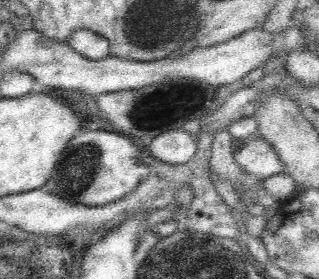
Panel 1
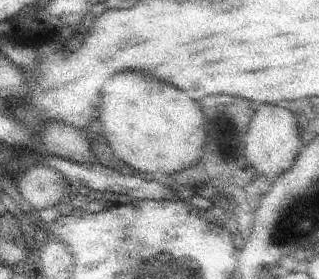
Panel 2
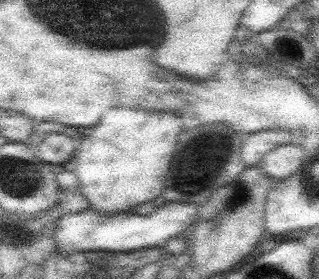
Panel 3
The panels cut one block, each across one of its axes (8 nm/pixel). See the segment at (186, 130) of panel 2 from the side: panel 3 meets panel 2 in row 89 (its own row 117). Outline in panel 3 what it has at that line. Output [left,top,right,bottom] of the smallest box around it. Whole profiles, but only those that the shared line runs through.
[71,108,181,216]

